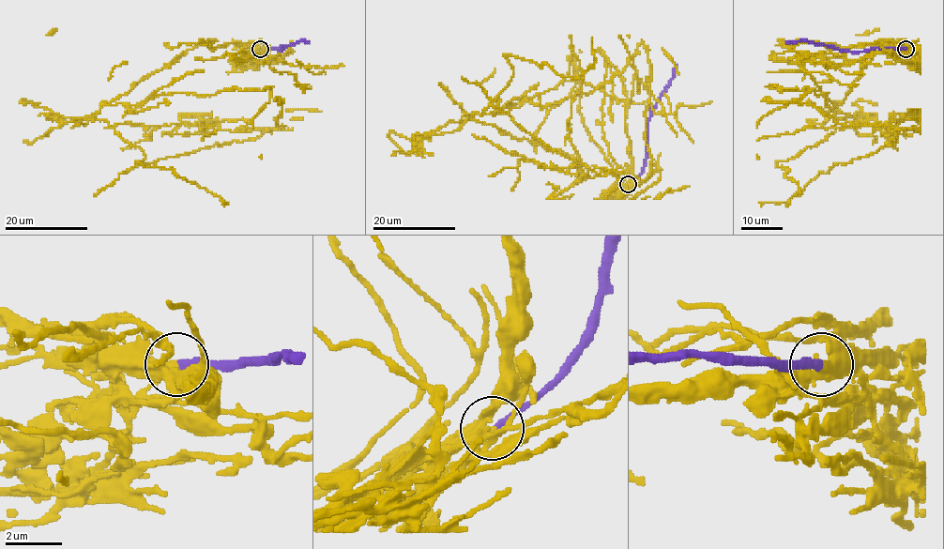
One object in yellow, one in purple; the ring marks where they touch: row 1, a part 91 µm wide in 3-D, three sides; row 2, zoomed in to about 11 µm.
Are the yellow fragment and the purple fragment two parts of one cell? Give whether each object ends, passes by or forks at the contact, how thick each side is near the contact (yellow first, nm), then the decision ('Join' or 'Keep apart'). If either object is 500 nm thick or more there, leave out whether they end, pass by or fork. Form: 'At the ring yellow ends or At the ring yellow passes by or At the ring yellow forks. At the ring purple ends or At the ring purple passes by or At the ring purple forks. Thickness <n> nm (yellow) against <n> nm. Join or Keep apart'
At the ring yellow passes by. At the ring purple ends. Thickness 360 nm (yellow) against 260 nm. Keep apart

